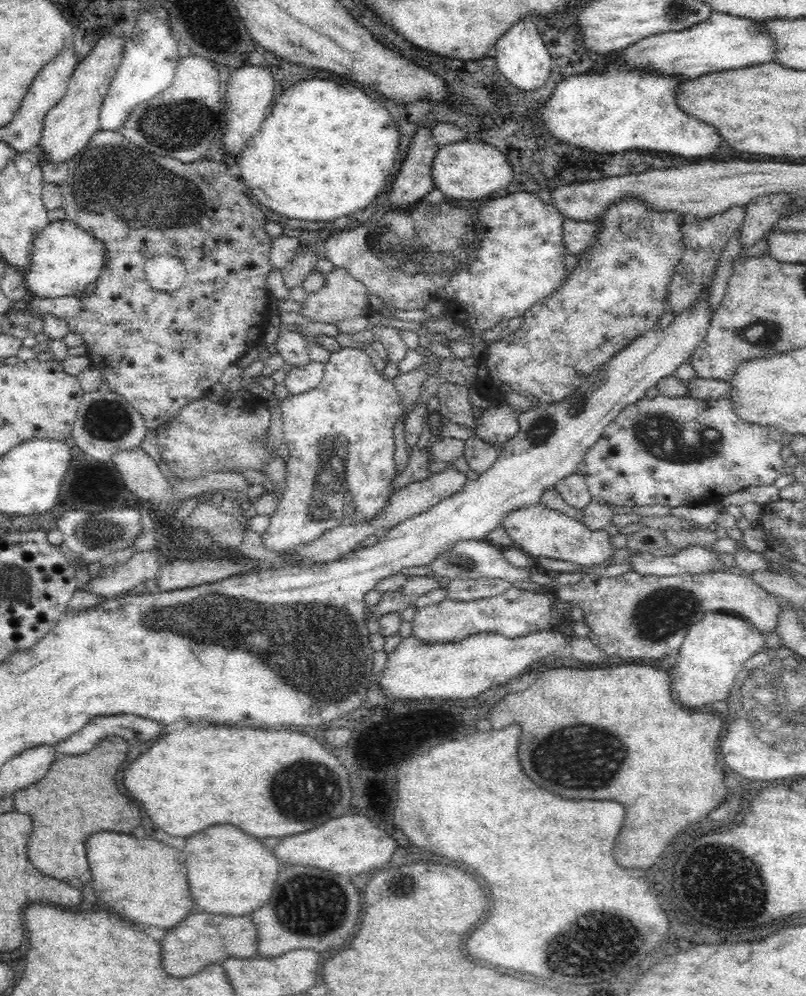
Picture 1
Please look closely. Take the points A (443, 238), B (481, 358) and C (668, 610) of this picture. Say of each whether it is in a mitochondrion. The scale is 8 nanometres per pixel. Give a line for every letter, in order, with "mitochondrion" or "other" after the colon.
A: mitochondrion
B: other
C: mitochondrion

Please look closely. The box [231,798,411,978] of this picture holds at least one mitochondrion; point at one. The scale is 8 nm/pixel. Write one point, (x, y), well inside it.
(309, 907)

